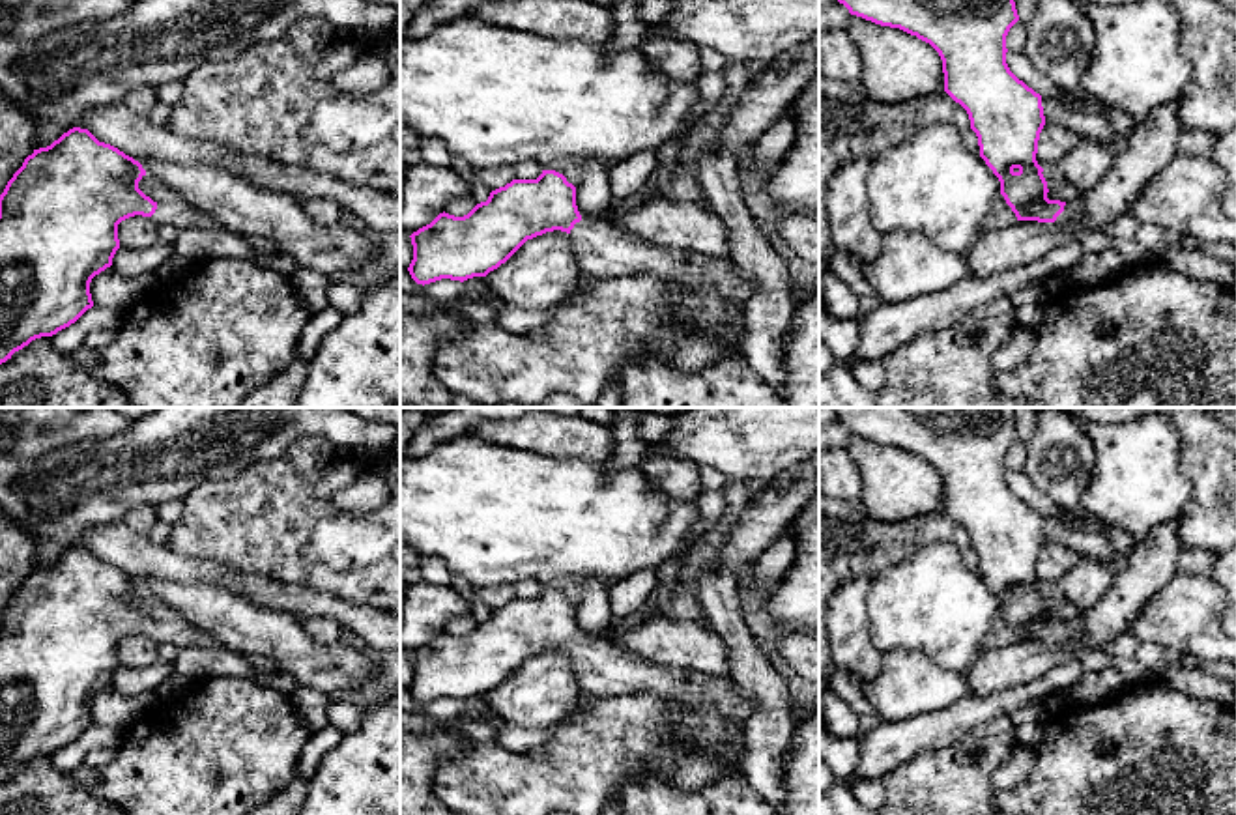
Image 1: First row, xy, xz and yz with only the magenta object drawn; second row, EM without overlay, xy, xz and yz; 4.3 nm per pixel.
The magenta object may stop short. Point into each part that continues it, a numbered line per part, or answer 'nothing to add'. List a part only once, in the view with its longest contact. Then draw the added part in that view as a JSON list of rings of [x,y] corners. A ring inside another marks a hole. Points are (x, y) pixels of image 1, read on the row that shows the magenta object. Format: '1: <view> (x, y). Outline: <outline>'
1: yz (1074, 208). Outline: [[[1081,196],[1066,202],[1064,211],[1056,217],[1056,221],[1071,221],[1083,213],[1085,206]]]

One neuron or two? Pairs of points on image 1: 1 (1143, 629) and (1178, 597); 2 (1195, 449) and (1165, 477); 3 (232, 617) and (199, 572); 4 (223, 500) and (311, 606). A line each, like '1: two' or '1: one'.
1: one
2: two
3: two
4: two

